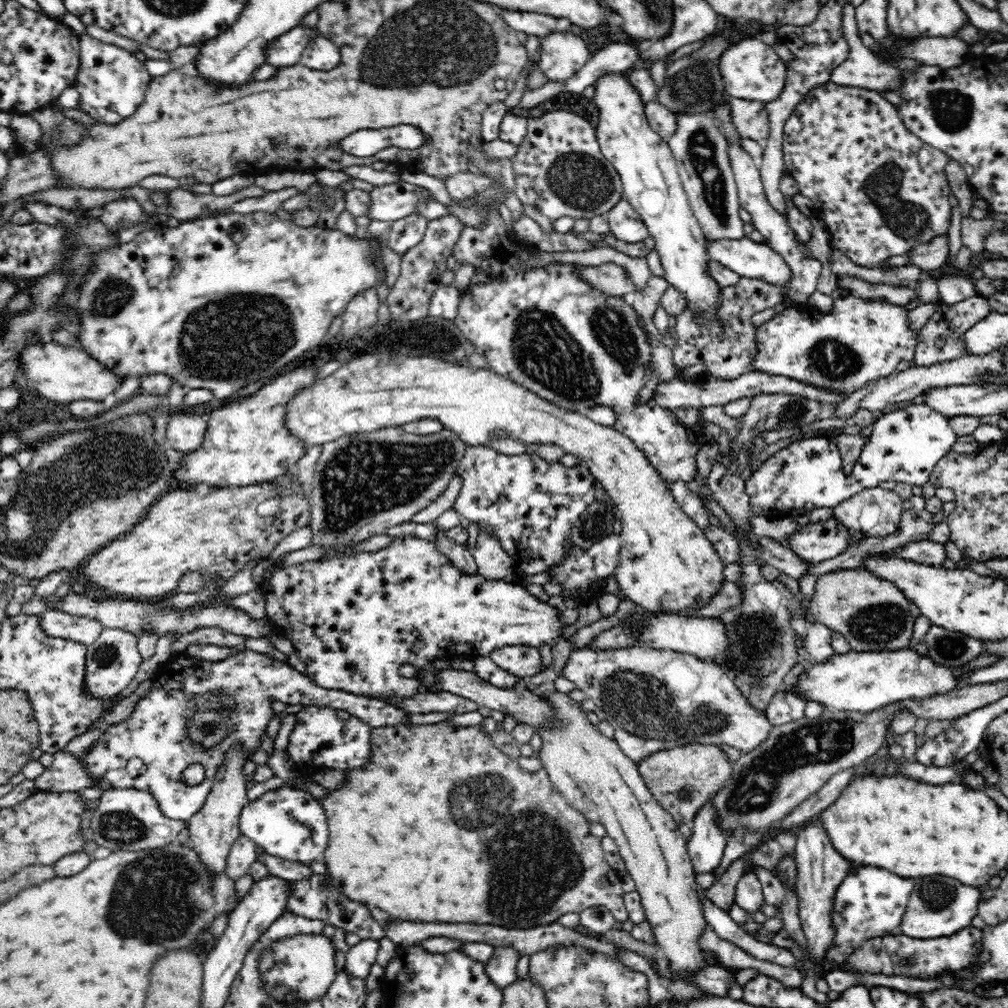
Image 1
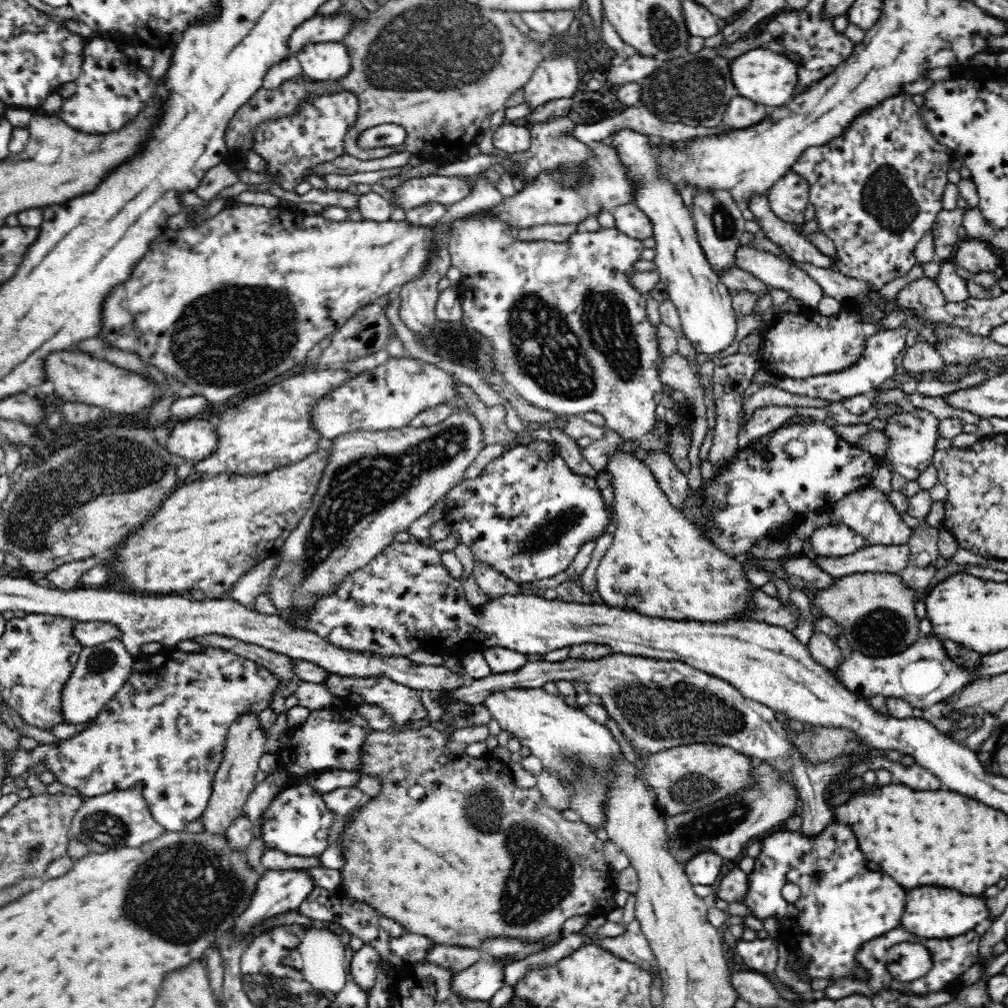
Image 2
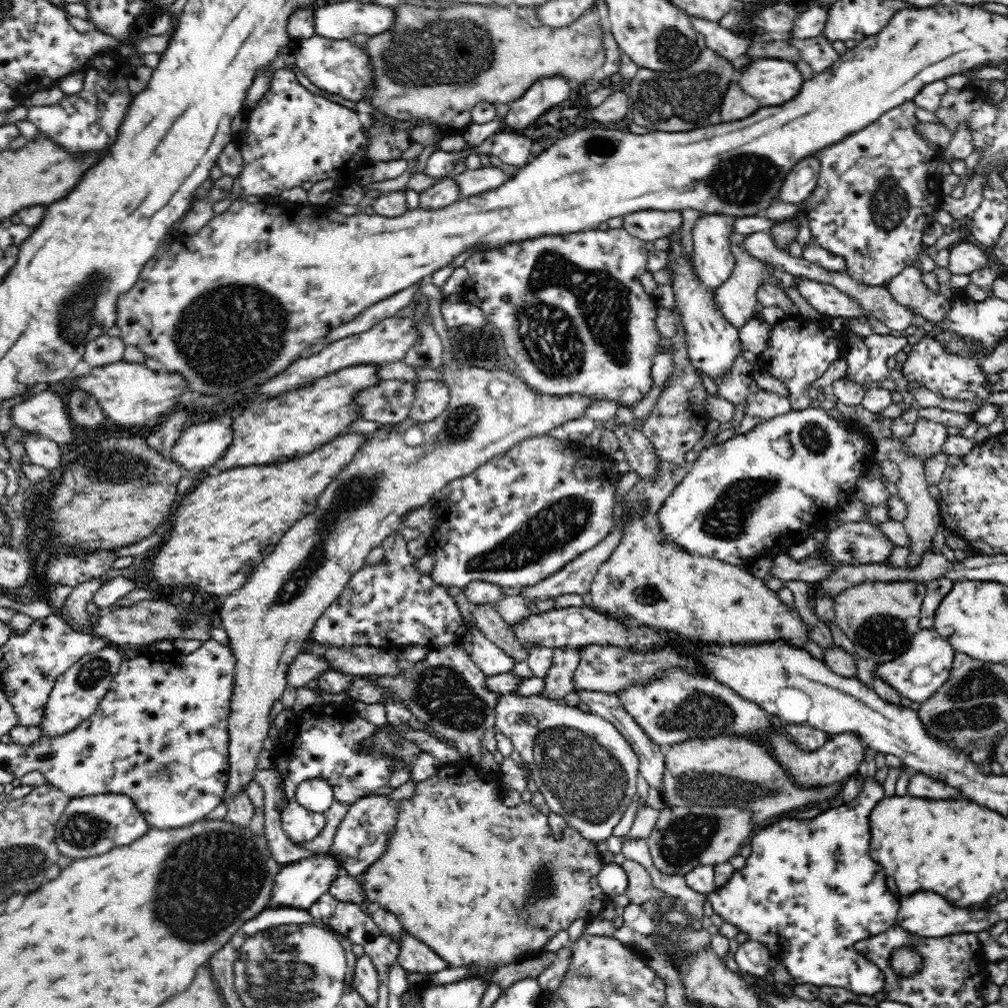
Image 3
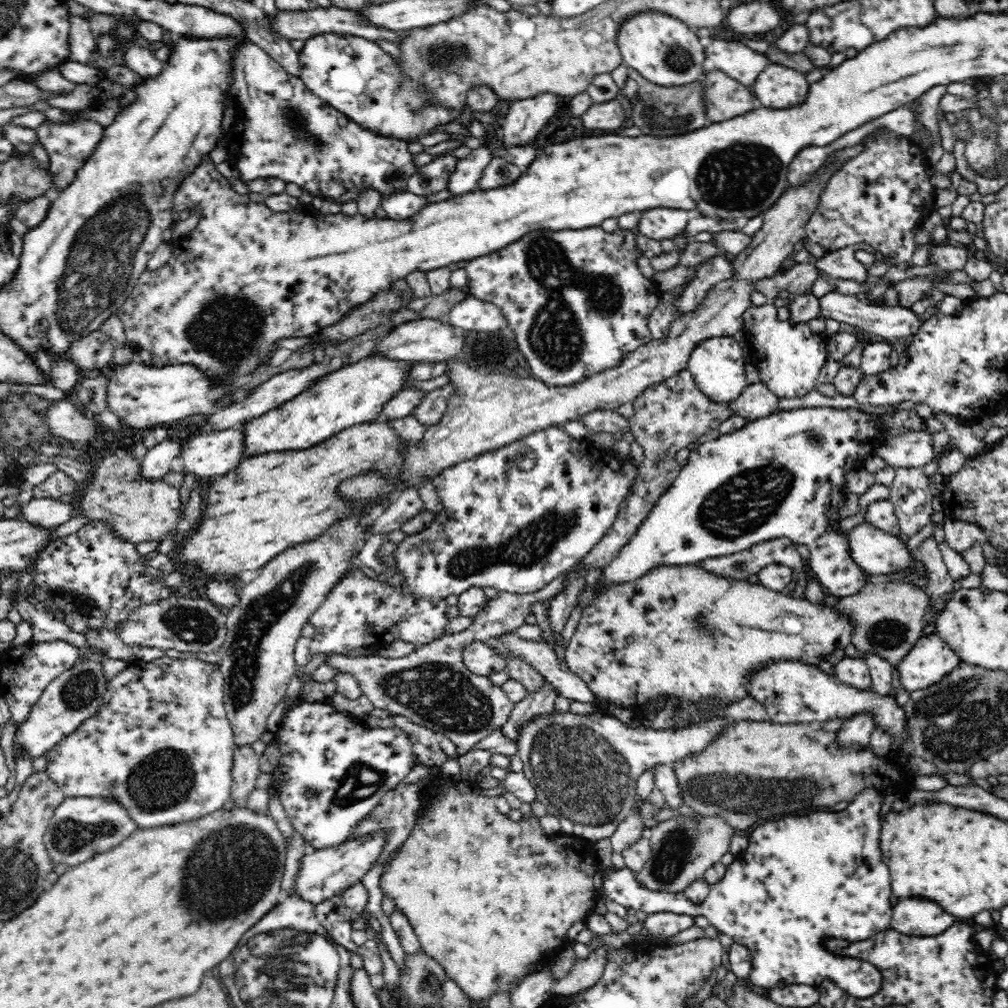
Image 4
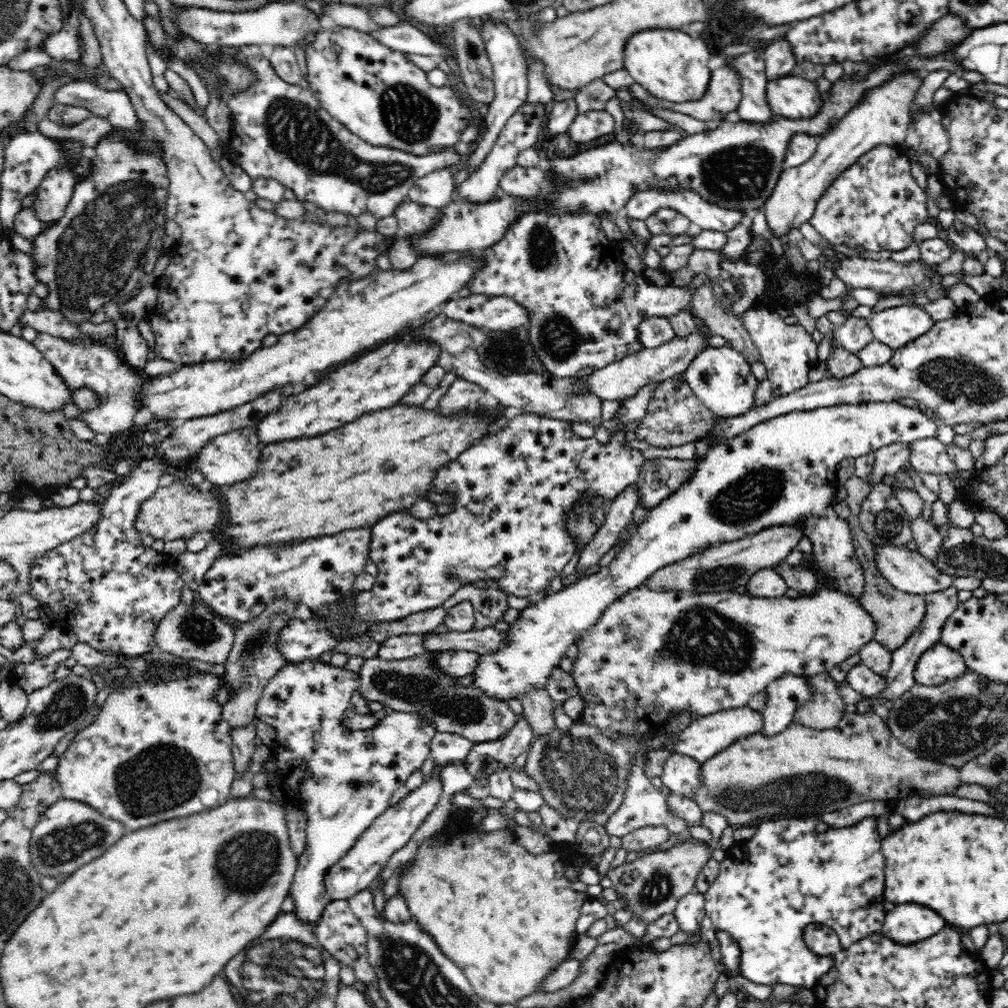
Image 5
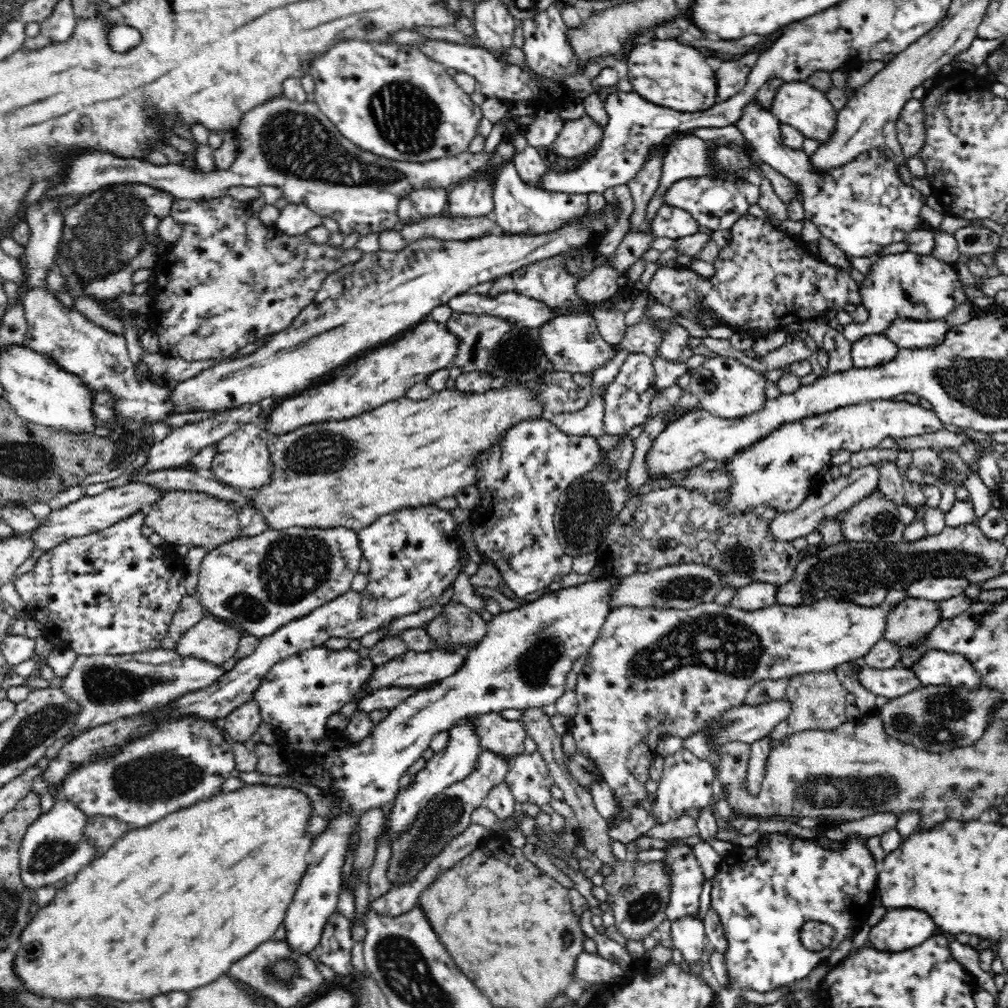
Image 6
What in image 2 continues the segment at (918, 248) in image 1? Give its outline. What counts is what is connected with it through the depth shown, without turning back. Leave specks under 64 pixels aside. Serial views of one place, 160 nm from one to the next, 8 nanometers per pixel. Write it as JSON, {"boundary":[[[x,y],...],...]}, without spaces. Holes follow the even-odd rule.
{"boundary":[[[954,208],[954,210],[943,210],[937,215],[935,226],[932,228],[934,232],[935,259],[950,259],[954,254],[956,246],[960,242],[957,229],[964,224],[964,214],[967,208]]]}

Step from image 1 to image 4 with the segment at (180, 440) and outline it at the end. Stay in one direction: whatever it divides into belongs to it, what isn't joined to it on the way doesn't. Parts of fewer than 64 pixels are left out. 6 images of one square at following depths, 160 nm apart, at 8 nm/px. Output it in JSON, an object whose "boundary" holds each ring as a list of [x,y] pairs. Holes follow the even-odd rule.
{"boundary":[[[243,430],[201,431],[183,446],[180,458],[186,472],[215,480],[233,471],[248,455],[245,454],[245,434]]]}

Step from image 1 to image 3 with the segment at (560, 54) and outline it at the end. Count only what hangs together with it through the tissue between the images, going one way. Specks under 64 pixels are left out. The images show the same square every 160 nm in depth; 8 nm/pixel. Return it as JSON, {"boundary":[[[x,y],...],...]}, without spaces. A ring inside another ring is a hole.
{"boundary":[[[544,77],[538,79],[520,98],[509,103],[509,111],[503,122],[515,132],[532,131],[536,120],[556,106],[560,106],[570,94],[570,85],[564,77]]]}

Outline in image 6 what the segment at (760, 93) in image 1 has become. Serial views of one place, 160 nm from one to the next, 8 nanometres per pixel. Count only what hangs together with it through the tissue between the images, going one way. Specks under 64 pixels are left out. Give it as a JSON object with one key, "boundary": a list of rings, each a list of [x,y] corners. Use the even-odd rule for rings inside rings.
{"boundary":[[[807,82],[784,83],[774,95],[771,112],[787,125],[798,129],[804,138],[818,141],[819,145],[830,142],[837,127],[837,110],[832,107],[824,91],[815,89]]]}

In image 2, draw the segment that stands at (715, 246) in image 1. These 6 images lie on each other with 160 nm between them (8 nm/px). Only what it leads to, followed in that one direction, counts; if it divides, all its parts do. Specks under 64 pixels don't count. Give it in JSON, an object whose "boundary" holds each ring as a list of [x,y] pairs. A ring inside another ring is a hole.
{"boundary":[[[744,245],[737,248],[735,257],[739,269],[751,272],[770,289],[782,289],[792,298],[800,299],[805,311],[816,310],[826,296],[824,289],[807,272],[770,252]]]}

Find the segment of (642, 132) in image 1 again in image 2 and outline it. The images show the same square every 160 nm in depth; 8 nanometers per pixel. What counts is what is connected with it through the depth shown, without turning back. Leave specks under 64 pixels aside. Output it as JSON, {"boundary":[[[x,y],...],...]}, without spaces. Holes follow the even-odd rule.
{"boundary":[[[632,129],[616,131],[608,142],[626,165],[630,179],[636,183],[636,206],[650,218],[656,240],[655,265],[661,282],[666,285],[669,300],[678,311],[682,336],[699,354],[717,355],[726,350],[736,336],[737,314],[733,309],[730,291],[708,263],[696,238],[694,222],[681,194],[666,180],[657,178],[657,161],[646,135]]]}

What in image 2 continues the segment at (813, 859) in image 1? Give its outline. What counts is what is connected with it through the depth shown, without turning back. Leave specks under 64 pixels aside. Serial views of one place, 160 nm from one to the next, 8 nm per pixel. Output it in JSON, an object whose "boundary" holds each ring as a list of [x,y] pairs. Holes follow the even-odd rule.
{"boundary":[[[611,654],[599,660],[564,660],[563,662],[528,662],[519,670],[508,673],[490,673],[480,679],[472,679],[469,684],[452,692],[454,701],[462,701],[468,704],[483,704],[490,694],[506,692],[506,690],[522,690],[541,688],[552,680],[583,680],[588,682],[588,691],[596,694],[604,701],[605,710],[609,716],[617,722],[620,732],[625,734],[627,740],[633,742],[633,746],[650,755],[677,746],[696,743],[712,743],[729,746],[750,759],[767,762],[778,774],[782,783],[794,787],[798,791],[799,811],[802,817],[801,832],[814,838],[820,834],[828,822],[835,818],[834,809],[827,804],[827,790],[840,780],[844,774],[848,774],[857,763],[856,757],[850,752],[843,752],[836,759],[829,759],[820,763],[808,761],[802,752],[798,750],[789,739],[787,729],[776,718],[776,713],[764,704],[750,701],[742,697],[742,694],[734,689],[729,682],[716,678],[714,675],[696,670],[684,662],[670,662],[664,660],[637,658],[636,656],[623,656]]]}

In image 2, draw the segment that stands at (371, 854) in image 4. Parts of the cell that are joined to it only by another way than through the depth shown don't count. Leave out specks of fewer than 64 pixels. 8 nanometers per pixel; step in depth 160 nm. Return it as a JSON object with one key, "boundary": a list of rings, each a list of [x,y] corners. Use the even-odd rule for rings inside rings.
{"boundary":[[[307,869],[265,870],[258,881],[250,908],[238,917],[233,926],[233,932],[236,933],[236,936],[246,934],[248,930],[252,930],[254,926],[270,918],[270,916],[275,917],[290,910],[298,910],[306,902],[306,898],[310,898],[309,894],[315,888],[316,884],[313,878],[309,876]]]}

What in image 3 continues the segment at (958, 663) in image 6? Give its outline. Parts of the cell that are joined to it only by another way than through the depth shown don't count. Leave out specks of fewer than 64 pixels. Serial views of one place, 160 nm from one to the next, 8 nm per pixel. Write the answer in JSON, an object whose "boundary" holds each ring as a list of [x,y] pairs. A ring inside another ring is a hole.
{"boundary":[[[932,628],[929,630],[921,629],[914,636],[911,644],[912,646],[909,646],[907,652],[901,657],[878,665],[877,675],[900,695],[910,699],[910,701],[922,703],[931,698],[931,695],[935,694],[936,690],[947,682],[956,653],[951,645]]]}

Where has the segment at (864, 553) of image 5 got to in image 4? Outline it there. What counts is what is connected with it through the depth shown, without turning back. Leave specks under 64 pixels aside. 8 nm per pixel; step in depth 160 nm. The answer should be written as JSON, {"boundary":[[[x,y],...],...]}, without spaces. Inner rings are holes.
{"boundary":[[[877,579],[868,581],[860,592],[852,596],[836,599],[834,605],[854,621],[854,638],[852,645],[864,653],[876,654],[892,666],[892,691],[897,695],[903,689],[898,664],[914,649],[914,645],[922,636],[925,623],[924,614],[929,606],[926,593],[921,587],[892,581]]]}

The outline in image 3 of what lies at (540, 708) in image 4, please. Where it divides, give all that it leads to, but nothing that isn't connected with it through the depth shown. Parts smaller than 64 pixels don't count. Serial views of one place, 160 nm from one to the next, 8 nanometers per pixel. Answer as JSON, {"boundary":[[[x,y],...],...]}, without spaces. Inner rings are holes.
{"boundary":[[[565,647],[565,648],[556,648],[553,650],[553,658],[552,658],[552,665],[548,670],[548,674],[544,676],[544,691],[540,692],[541,698],[545,700],[552,700],[552,701],[561,701],[564,696],[570,694],[575,690],[573,676],[576,668],[579,666],[579,655],[578,655],[578,648],[576,647]]]}

